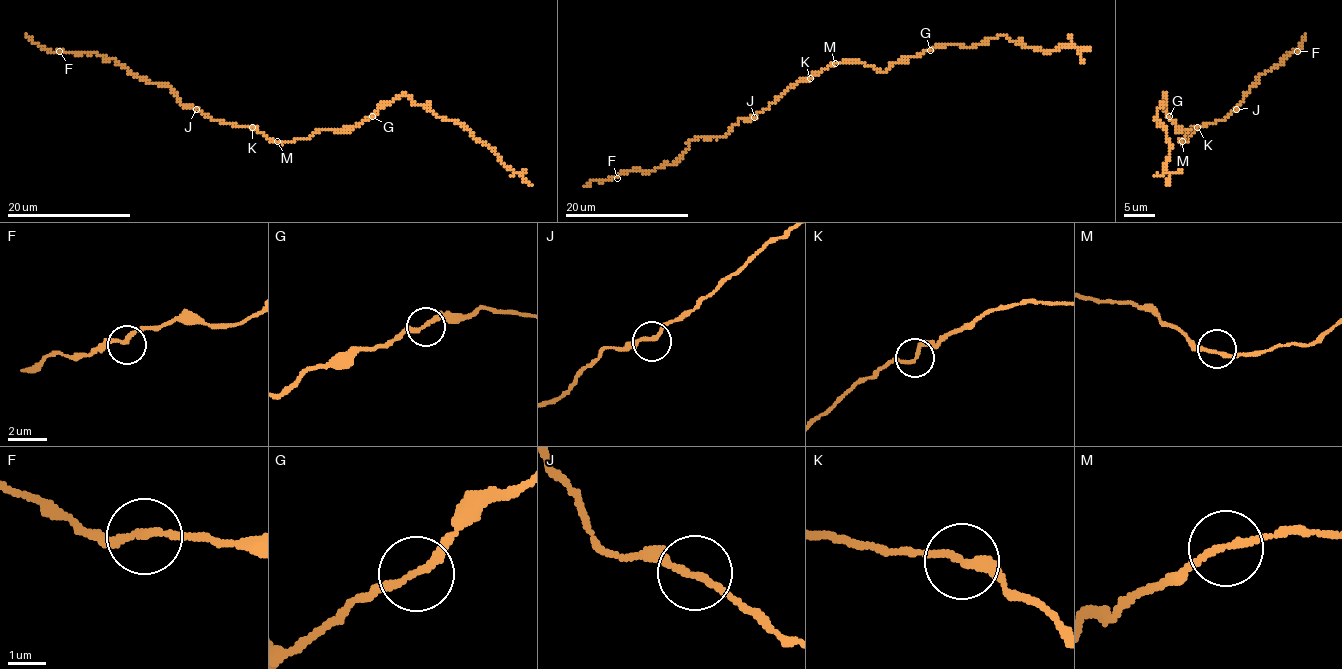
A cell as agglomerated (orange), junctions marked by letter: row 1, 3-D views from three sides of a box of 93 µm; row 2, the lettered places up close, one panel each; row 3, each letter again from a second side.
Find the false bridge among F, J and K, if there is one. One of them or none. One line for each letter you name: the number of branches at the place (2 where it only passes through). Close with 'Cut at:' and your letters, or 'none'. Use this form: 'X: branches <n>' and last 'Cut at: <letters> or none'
Cut at: none

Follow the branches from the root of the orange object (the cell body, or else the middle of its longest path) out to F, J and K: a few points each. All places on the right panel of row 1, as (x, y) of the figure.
F: (1182, 143), (1193, 129), (1223, 121), (1261, 73), (1297, 51)
J: (1182, 143), (1193, 129), (1223, 121), (1236, 109)
K: (1182, 143), (1198, 127)

